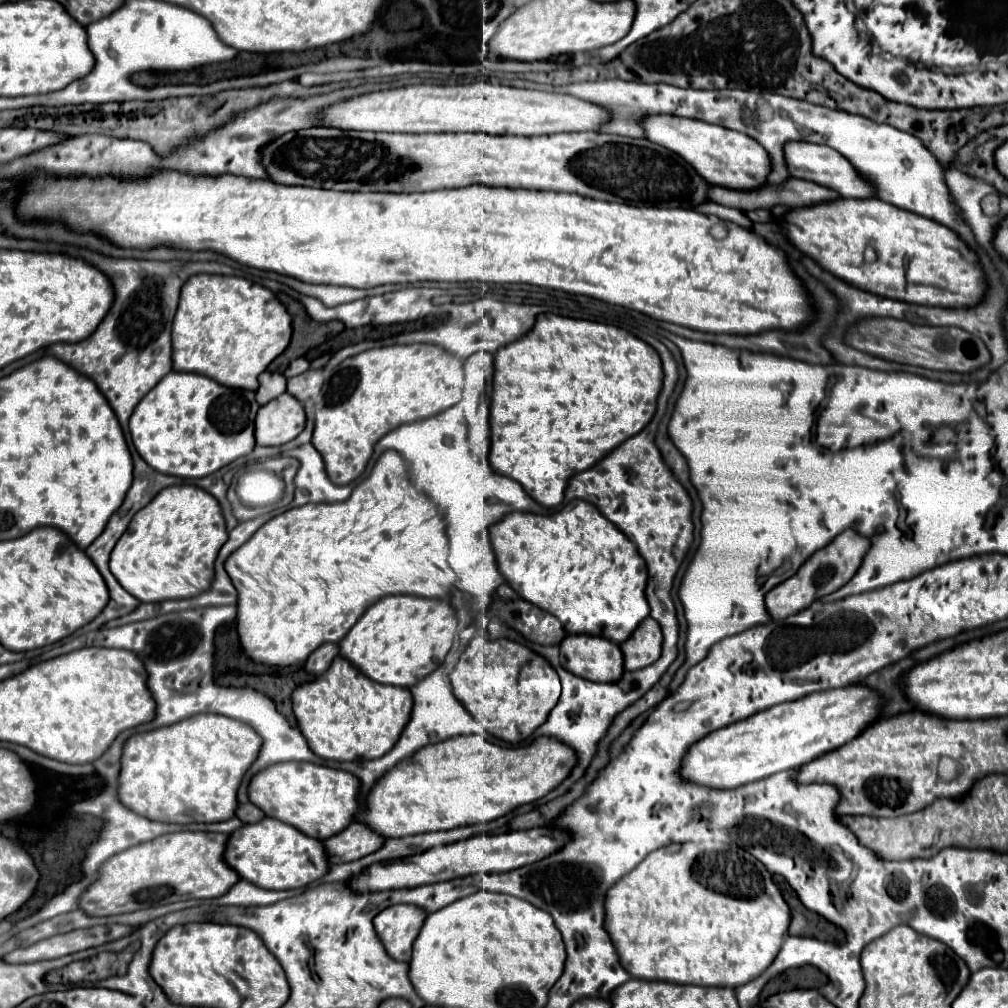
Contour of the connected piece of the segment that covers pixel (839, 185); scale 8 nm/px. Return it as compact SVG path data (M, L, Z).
M791 141L791 143L787 143L787 147L783 147L783 151L785 151L787 171L789 171L791 177L821 183L823 187L833 189L841 197L857 197L857 199L873 197L873 187L867 181L863 181L857 175L857 171L853 169L853 165L841 153L837 153L835 149L831 149L827 145L807 143L807 141Z

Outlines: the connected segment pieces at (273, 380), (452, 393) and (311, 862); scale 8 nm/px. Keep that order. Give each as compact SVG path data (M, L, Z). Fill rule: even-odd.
M263 371L259 375L259 389L257 389L257 403L267 405L271 399L281 395L285 391L285 377L281 373L269 373Z
M425 343L369 349L355 357L345 359L335 369L331 369L325 375L323 389L315 397L315 431L313 431L313 441L311 441L325 461L325 471L327 471L329 479L337 485L347 485L347 483L355 481L365 471L367 461L373 455L373 445L383 435L387 435L389 431L393 431L399 425L413 423L413 421L419 421L419 419L425 419L425 417L431 417L431 415L437 415L437 413L449 409L451 405L455 405L461 399L461 391L463 391L463 397L465 397L465 393L469 395L469 405L467 405L467 401L460 401L456 405L463 407L468 432L468 419L476 419L478 404L484 395L486 380L482 374L484 370L481 365L486 363L487 355L490 354L484 351L477 352L465 361L465 379L463 379L463 359L453 357L451 353L443 351L437 345L425 345Z
M271 817L235 829L227 839L223 857L241 879L263 889L297 889L319 879L327 871L327 857L319 839L311 839L295 827Z

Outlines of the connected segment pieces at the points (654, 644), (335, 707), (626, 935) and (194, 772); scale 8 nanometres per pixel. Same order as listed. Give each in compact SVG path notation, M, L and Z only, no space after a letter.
M651 617L643 619L641 625L631 633L631 637L621 643L625 669L637 671L657 661L661 655L661 641L663 635L659 623Z
M335 657L323 677L299 685L291 699L297 725L311 751L327 761L383 757L397 743L413 707L409 689L375 683L343 657Z
M673 843L667 847L661 847L659 851L651 851L639 867L635 867L631 873L627 873L623 879L619 879L605 895L605 929L617 949L621 967L631 973L631 977L645 979L645 981L669 981L679 985L701 985L701 987L739 987L751 979L755 979L759 973L763 973L773 959L777 957L783 935L789 927L789 907L783 901L779 889L771 881L771 873L763 867L761 861L757 861L753 855L749 855L745 849L741 849L735 843Z
M215 713L195 715L175 725L159 727L147 733L135 733L123 745L117 797L127 809L151 821L179 823L179 825L227 821L235 815L239 783L249 765L255 761L259 747L261 737L249 725L243 725L235 719Z

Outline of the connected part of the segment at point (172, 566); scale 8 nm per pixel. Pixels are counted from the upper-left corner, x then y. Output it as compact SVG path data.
M173 485L131 519L111 553L109 569L141 603L195 597L211 587L213 563L225 541L227 529L217 499L193 485Z

